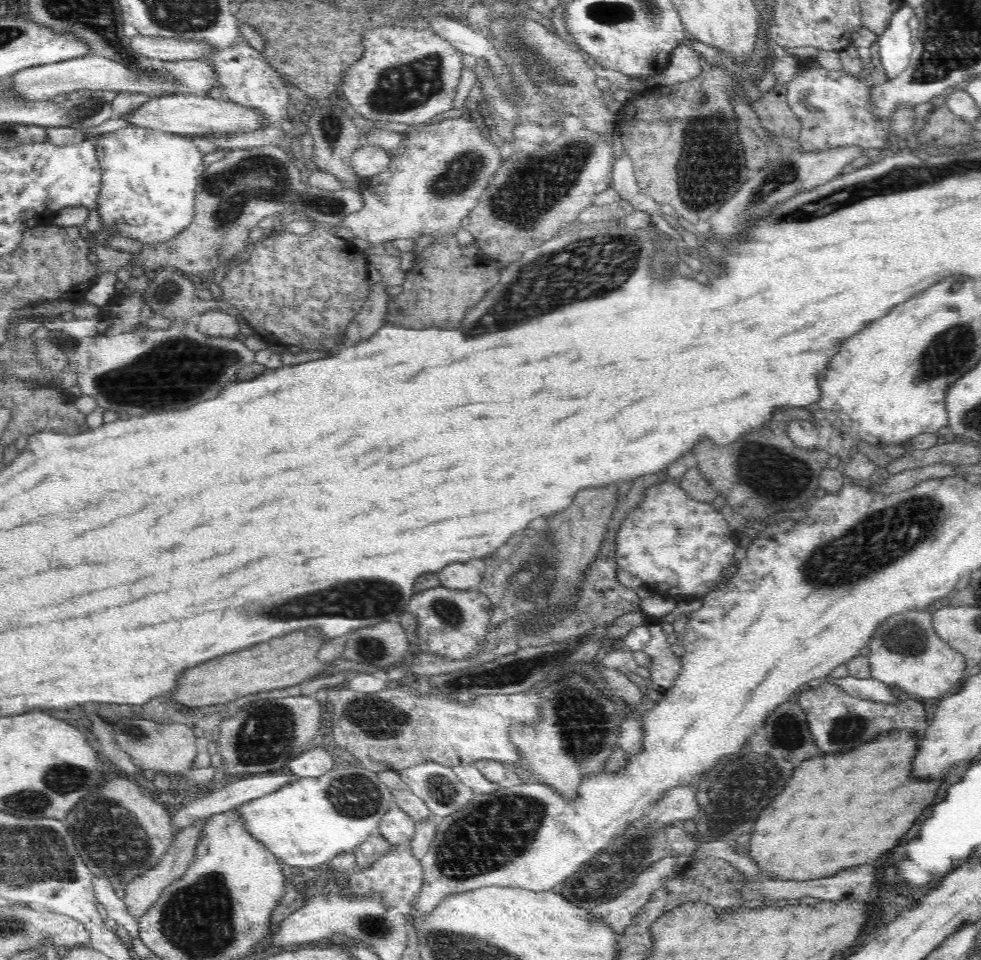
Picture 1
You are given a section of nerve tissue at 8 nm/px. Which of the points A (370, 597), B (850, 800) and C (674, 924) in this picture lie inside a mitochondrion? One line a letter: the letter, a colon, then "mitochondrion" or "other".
A: mitochondrion
B: other
C: other

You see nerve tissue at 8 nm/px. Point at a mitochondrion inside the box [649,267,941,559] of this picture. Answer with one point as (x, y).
(776, 477)

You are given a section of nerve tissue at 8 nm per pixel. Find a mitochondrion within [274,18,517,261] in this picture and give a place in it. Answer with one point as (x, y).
(404, 87)

